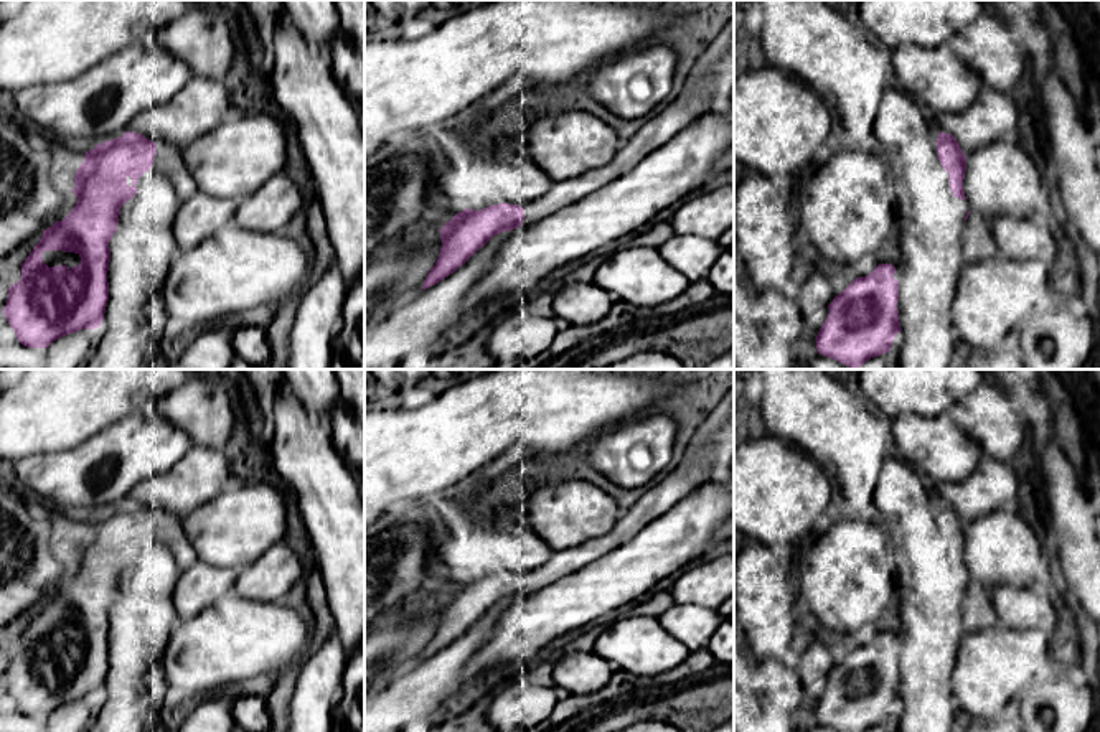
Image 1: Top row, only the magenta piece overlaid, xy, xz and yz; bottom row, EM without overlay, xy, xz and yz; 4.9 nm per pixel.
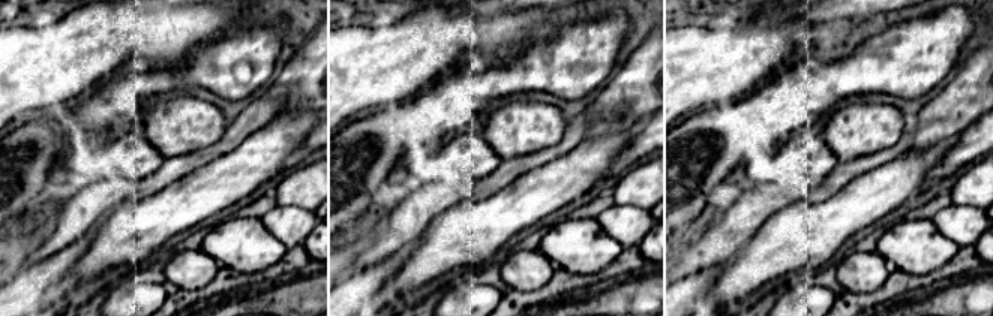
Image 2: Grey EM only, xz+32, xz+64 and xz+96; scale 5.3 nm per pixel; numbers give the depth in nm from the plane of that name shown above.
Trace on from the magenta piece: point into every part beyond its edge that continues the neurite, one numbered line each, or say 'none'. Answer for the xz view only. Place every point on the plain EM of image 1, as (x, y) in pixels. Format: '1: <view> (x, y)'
1: xz (691, 472)

